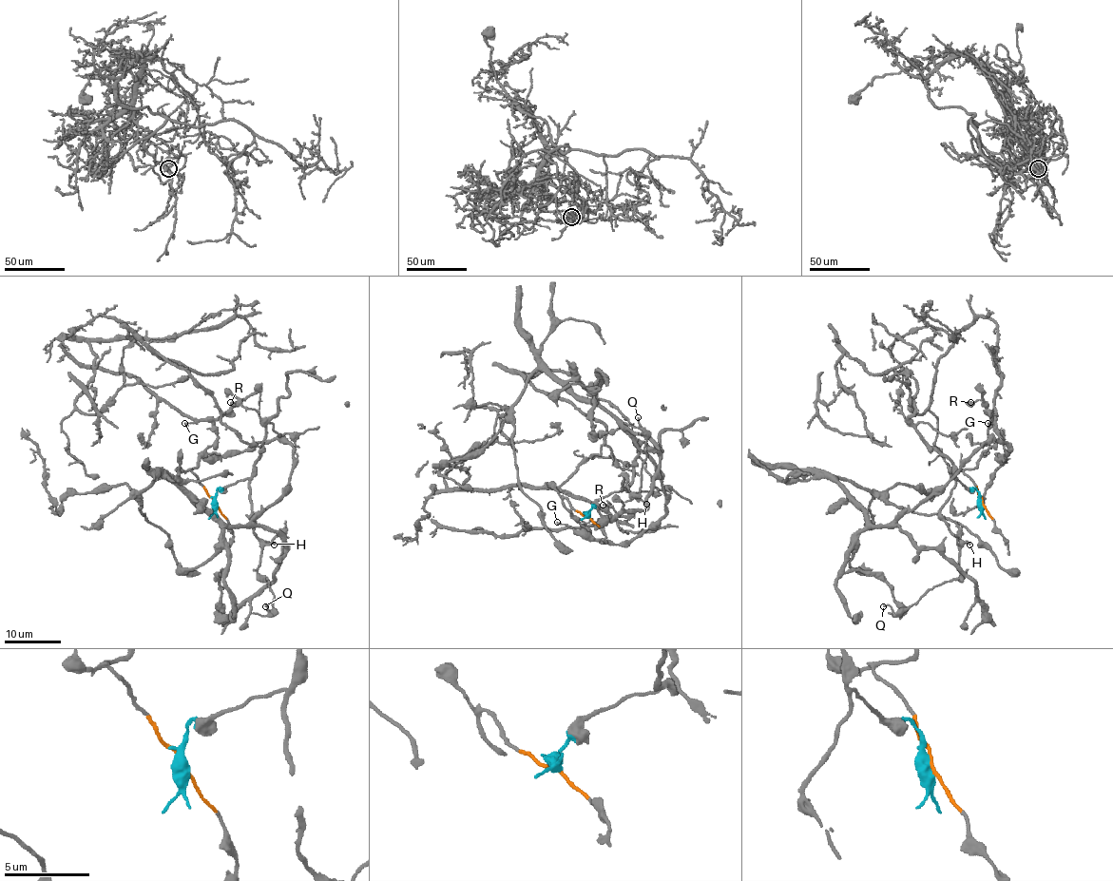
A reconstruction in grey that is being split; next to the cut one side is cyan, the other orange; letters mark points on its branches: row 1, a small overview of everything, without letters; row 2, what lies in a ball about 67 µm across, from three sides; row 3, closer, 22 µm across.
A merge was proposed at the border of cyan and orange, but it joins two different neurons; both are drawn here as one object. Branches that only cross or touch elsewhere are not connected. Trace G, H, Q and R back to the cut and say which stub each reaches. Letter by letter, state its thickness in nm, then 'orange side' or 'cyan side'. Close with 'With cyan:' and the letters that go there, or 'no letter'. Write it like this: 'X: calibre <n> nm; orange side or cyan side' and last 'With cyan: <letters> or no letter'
G: calibre 140 nm; orange side
H: calibre 140 nm; cyan side
Q: calibre 100 nm; cyan side
R: calibre 140 nm; orange side
With cyan: H, Q

